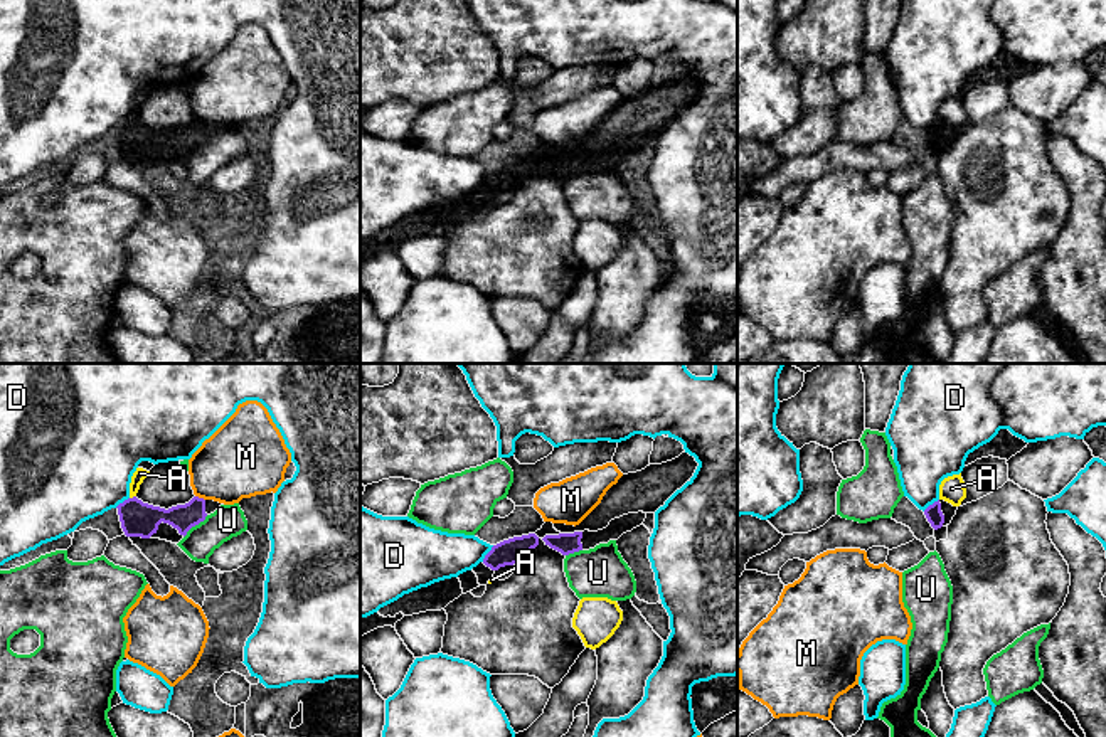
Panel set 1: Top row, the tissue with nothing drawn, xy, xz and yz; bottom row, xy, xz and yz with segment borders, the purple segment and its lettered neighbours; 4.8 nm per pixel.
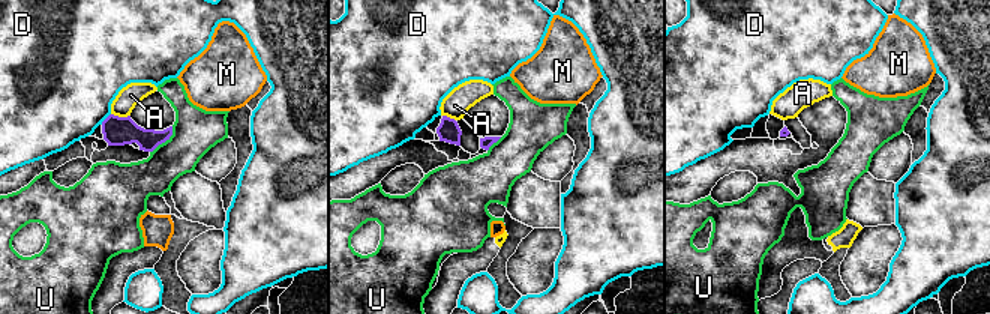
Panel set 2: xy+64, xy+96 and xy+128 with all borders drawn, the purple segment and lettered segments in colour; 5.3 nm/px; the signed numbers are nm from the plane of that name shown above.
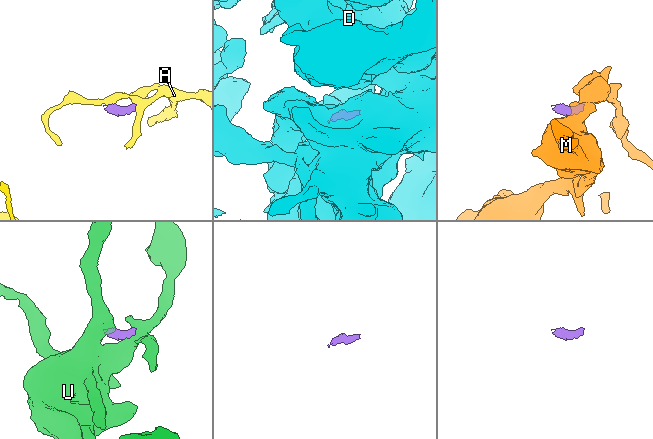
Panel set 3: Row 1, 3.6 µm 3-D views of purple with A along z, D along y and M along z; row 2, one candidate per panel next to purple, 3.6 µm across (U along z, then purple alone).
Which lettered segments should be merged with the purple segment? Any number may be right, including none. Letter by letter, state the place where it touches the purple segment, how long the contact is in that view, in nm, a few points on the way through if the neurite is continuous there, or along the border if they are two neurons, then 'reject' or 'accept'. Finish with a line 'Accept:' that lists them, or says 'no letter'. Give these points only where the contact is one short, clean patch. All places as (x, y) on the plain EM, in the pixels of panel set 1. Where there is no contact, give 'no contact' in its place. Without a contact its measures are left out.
A: meets purple in xy at (133, 120); contact 40 nm long; border along xy (135, 118), (130, 121); reject
D: meets purple in xz at (487, 177); contact 100 nm long; border along xz (494, 169), (482, 184); reject
M: meets purple in xy at (201, 121); contact 50 nm long; border along xy (196, 118), (204, 123); reject
U: meets purple in xy at (194, 148); contact 160 nm long; border along xy (207, 138), (184, 160); reject
Accept: no letter

